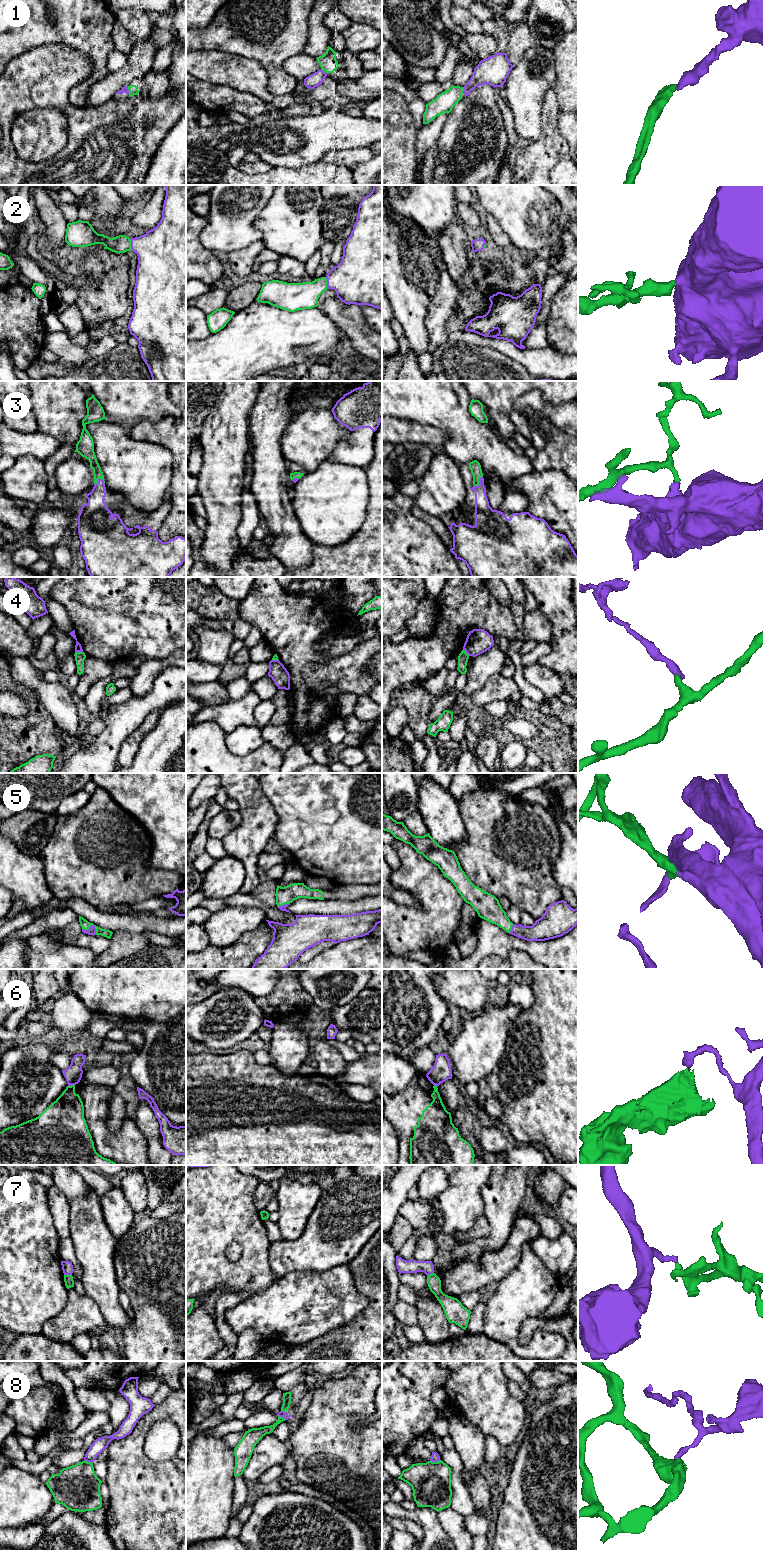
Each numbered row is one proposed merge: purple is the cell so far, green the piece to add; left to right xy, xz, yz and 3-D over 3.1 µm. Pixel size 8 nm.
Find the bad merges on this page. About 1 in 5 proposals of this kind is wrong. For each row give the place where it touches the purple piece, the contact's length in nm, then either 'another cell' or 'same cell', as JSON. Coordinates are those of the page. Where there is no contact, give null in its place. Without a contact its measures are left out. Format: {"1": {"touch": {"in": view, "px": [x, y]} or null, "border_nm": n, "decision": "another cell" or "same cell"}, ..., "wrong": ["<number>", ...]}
{"1": {"touch": {"in": "xy", "px": [128, 90]}, "border_nm": 70, "decision": "same cell"}, "2": {"touch": {"in": "xy", "px": [131, 245]}, "border_nm": 100, "decision": "same cell"}, "3": {"touch": {"in": "xy", "px": [98, 479]}, "border_nm": 90, "decision": "same cell"}, "4": {"touch": {"in": "xy", "px": [79, 651]}, "border_nm": 60, "decision": "another cell"}, "5": {"touch": {"in": "xy", "px": [92, 925]}, "border_nm": 130, "decision": "same cell"}, "6": {"touch": {"in": "xy", "px": [71, 1084]}, "border_nm": 60, "decision": "another cell"}, "7": {"touch": {"in": "xy", "px": [68, 1274]}, "border_nm": 60, "decision": "another cell"}, "8": {"touch": {"in": "yz", "px": [435, 1461]}, "border_nm": 90, "decision": "another cell"}, "wrong": ["4", "6", "7", "8"]}

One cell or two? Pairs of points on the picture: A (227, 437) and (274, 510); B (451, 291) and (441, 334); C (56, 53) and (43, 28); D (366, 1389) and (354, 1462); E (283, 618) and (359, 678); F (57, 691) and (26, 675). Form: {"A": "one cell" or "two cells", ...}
{"A": "two cells", "B": "one cell", "C": "two cells", "D": "one cell", "E": "one cell", "F": "one cell"}

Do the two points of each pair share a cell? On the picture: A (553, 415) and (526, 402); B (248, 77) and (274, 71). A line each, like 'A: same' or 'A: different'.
A: same
B: different

